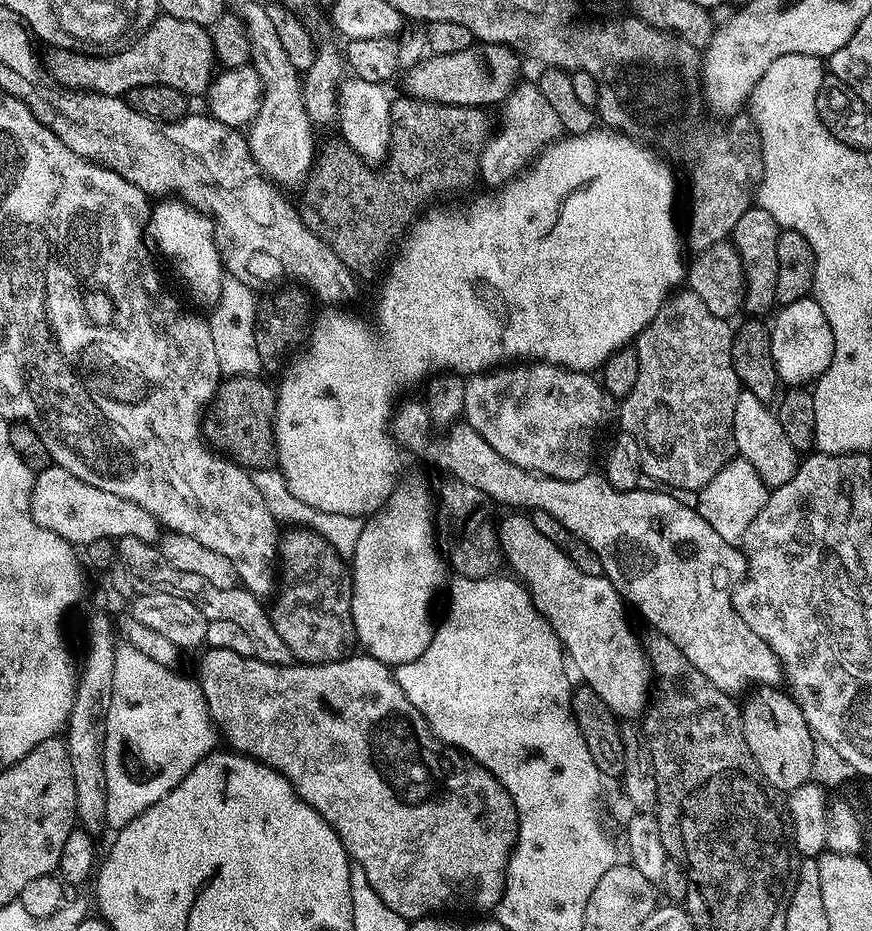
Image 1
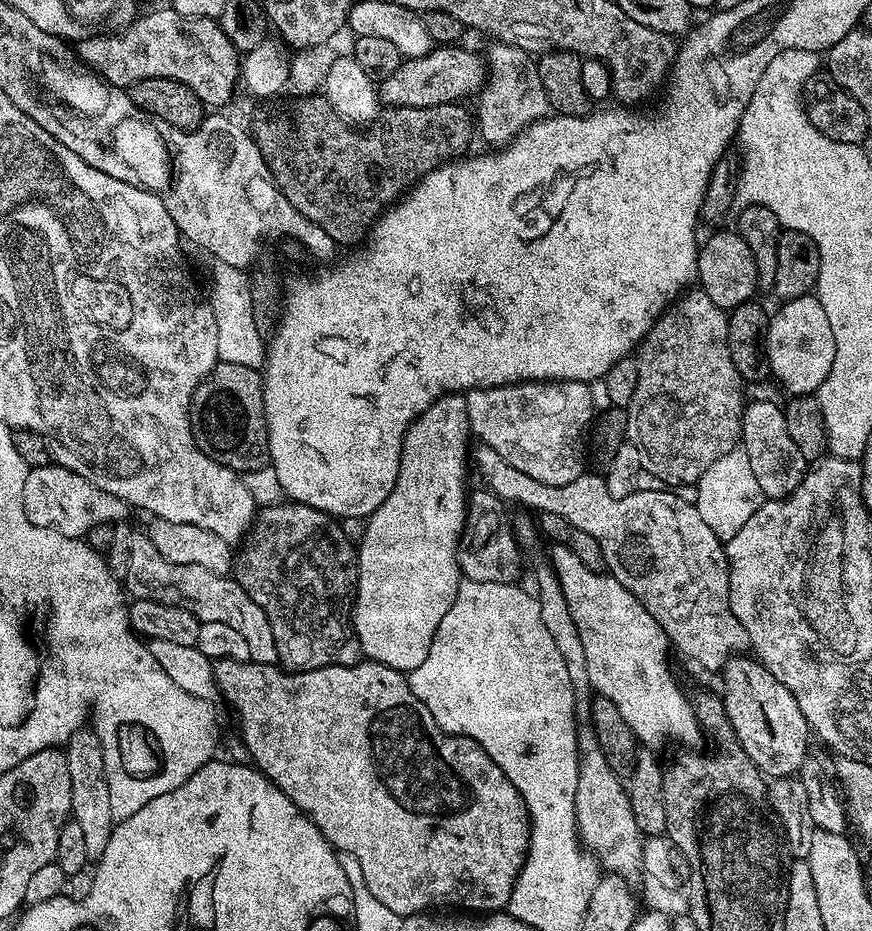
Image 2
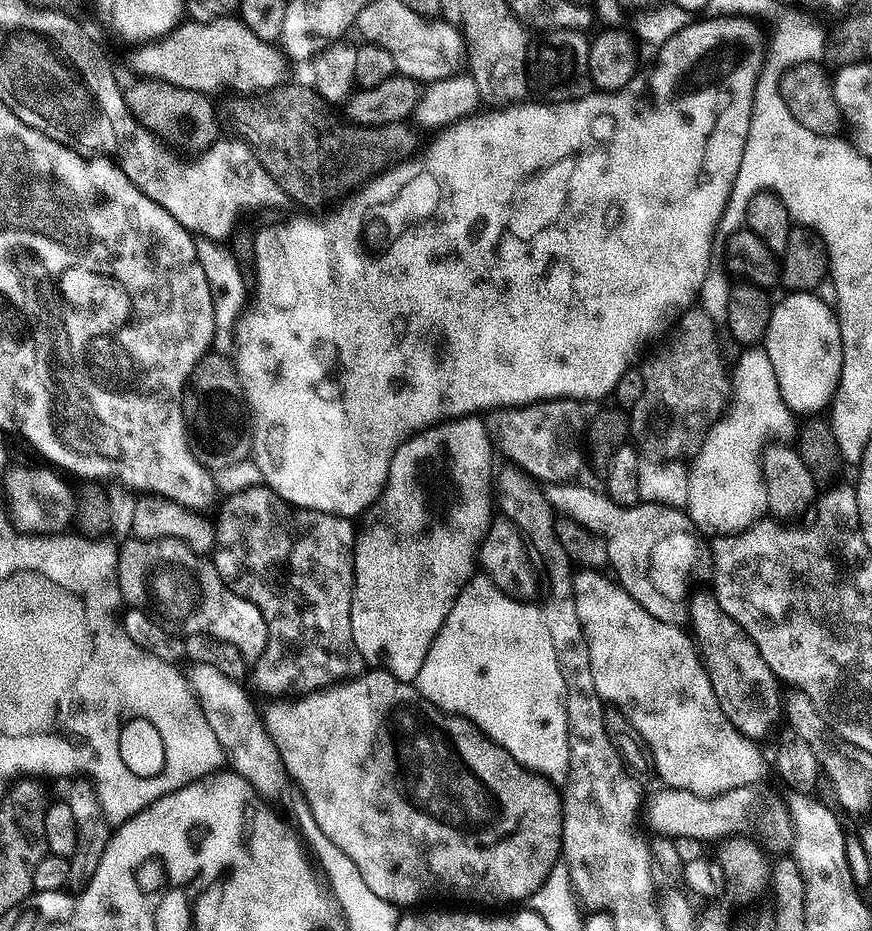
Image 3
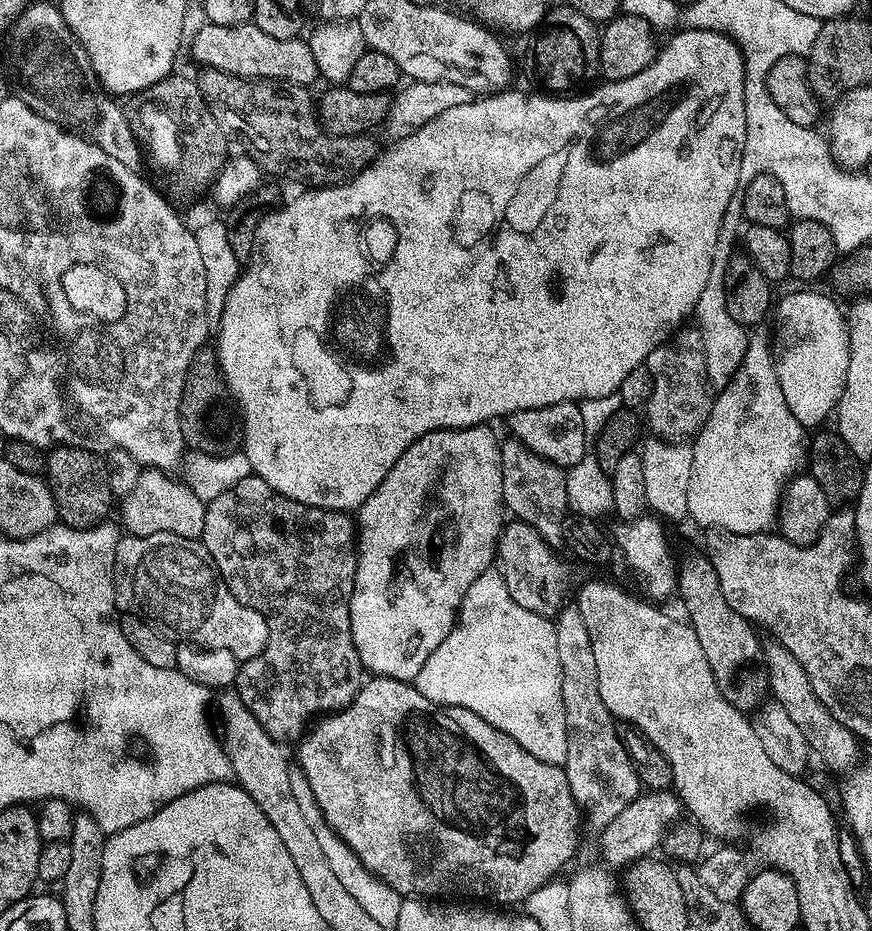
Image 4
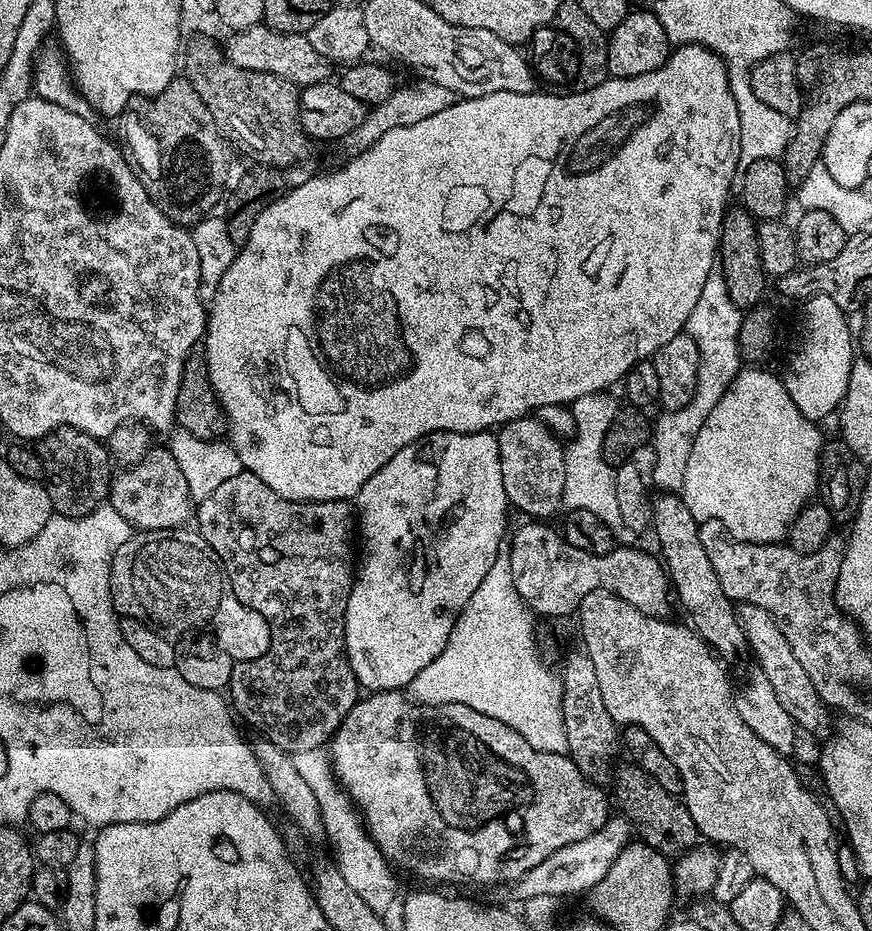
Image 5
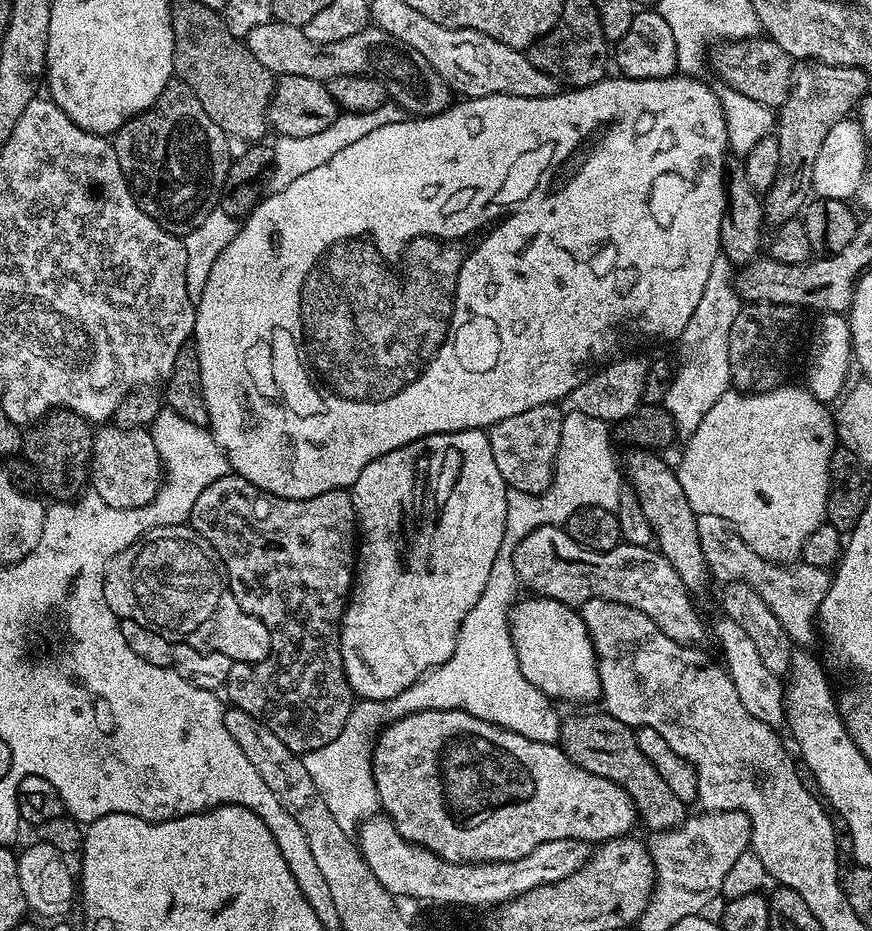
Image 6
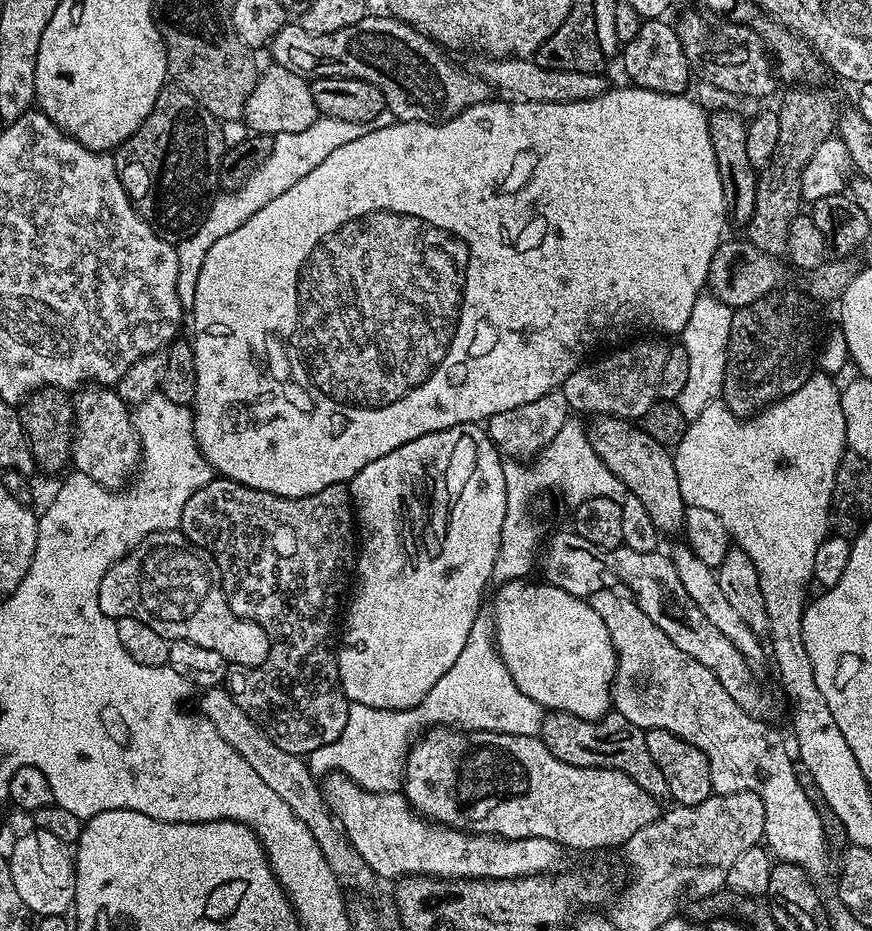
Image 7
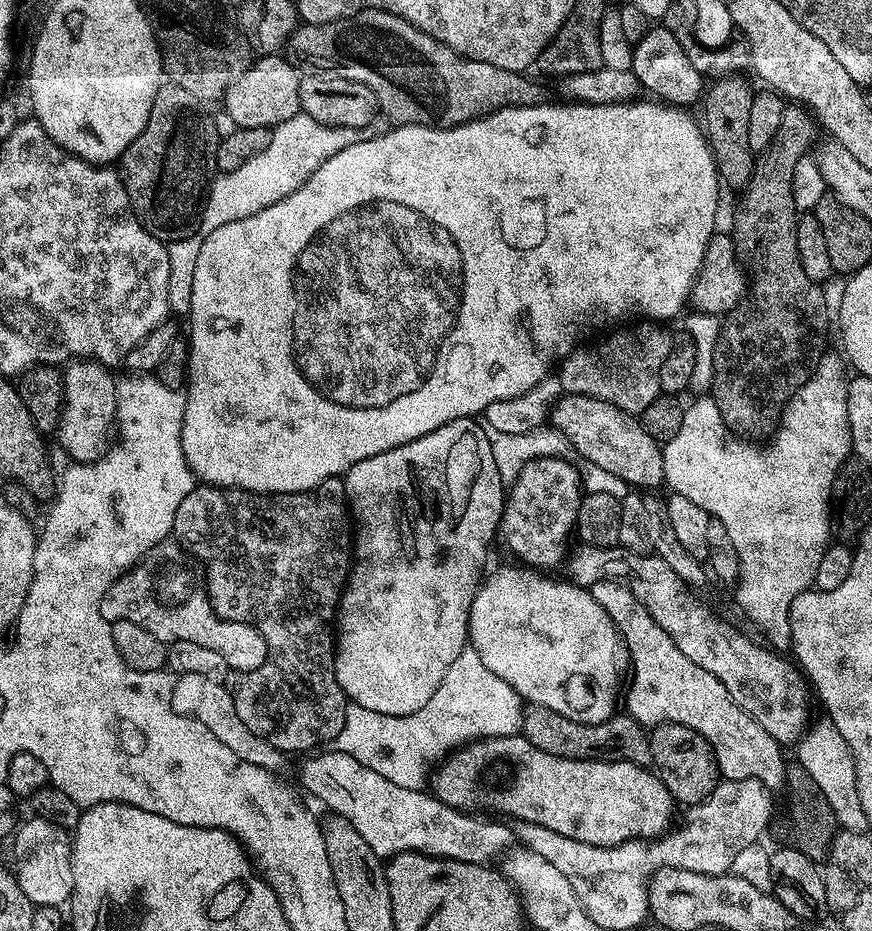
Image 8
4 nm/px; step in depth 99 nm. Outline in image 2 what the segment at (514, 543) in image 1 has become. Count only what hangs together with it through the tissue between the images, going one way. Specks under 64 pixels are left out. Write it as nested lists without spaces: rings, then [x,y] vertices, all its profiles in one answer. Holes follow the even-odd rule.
[[[552,544],[550,550],[552,550],[552,557],[550,557],[552,569],[556,571],[558,582],[566,594],[566,606],[570,606],[570,614],[574,618],[574,626],[578,626],[578,636],[582,638],[582,650],[586,654],[586,670],[590,674],[593,693],[598,696],[610,698],[610,702],[614,702],[614,706],[618,706],[618,714],[622,714],[622,718],[626,718],[626,726],[630,726],[630,730],[635,734],[637,741],[641,745],[653,750],[660,750],[660,747],[667,740],[673,740],[676,744],[692,744],[688,746],[696,746],[696,743],[700,740],[700,736],[702,737],[700,719],[696,717],[696,709],[693,701],[690,699],[690,696],[688,700],[687,694],[680,689],[680,684],[676,681],[676,676],[672,673],[671,666],[668,665],[670,645],[668,635],[664,633],[662,626],[658,626],[658,622],[654,622],[650,610],[646,610],[646,606],[642,606],[642,602],[638,602],[638,598],[634,598],[634,594],[630,594],[630,590],[626,590],[626,586],[622,586],[622,582],[618,582],[613,576],[608,575],[607,571],[595,572],[594,570],[590,570],[590,566],[585,566],[572,551],[566,550],[566,546],[562,546],[561,544]]]

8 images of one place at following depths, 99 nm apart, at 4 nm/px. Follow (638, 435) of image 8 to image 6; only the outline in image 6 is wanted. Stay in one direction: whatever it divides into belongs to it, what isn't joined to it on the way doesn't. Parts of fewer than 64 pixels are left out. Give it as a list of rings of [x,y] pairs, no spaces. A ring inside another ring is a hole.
[[[636,450],[626,466],[626,480],[638,494],[642,502],[642,510],[646,513],[646,522],[650,522],[652,539],[655,547],[678,570],[678,578],[690,590],[704,588],[710,584],[710,573],[706,566],[706,558],[702,554],[702,546],[698,546],[696,526],[697,514],[686,502],[686,494],[682,491],[682,482],[678,482],[676,468],[663,460],[663,455],[652,450]]]

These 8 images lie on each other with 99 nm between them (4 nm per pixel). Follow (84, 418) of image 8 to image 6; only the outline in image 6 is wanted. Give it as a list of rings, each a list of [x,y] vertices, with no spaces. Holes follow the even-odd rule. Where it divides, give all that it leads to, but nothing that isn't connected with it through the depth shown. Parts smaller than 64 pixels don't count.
[[[108,422],[95,429],[92,437],[90,488],[102,498],[102,502],[115,508],[141,508],[156,497],[161,483],[160,452],[154,446],[151,431],[119,428],[116,422]]]

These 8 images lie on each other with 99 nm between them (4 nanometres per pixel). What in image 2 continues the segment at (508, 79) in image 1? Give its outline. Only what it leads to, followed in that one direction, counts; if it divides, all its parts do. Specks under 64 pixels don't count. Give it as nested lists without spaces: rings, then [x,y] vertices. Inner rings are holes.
[[[436,46],[425,56],[401,59],[398,70],[390,78],[379,81],[381,105],[388,108],[402,106],[438,106],[463,101],[463,96],[475,97],[485,85],[486,60],[483,55],[461,46]]]

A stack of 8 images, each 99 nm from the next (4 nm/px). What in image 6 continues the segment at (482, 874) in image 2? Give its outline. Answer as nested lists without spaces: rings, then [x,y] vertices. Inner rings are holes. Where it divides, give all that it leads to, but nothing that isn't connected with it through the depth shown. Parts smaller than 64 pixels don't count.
[[[426,710],[412,712],[401,720],[393,720],[375,737],[374,763],[372,777],[376,779],[376,794],[379,807],[386,813],[389,820],[395,824],[404,840],[411,840],[413,844],[436,853],[442,860],[449,862],[495,862],[497,864],[511,864],[513,860],[521,860],[530,854],[542,842],[555,840],[587,840],[589,845],[596,846],[606,840],[613,840],[619,836],[629,835],[632,827],[637,827],[638,813],[632,805],[632,800],[626,794],[621,784],[610,782],[598,774],[590,774],[590,770],[582,770],[570,757],[566,755],[559,743],[547,744],[534,742],[508,728],[500,728],[485,720],[471,716],[469,712],[460,710]]]

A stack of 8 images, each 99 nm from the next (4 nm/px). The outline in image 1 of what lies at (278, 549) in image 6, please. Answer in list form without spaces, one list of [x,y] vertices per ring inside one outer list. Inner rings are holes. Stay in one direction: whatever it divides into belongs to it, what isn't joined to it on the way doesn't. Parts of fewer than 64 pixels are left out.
[[[311,530],[285,531],[280,552],[288,585],[276,610],[271,611],[272,625],[299,663],[329,664],[343,660],[358,644],[352,617],[352,573],[349,565]]]

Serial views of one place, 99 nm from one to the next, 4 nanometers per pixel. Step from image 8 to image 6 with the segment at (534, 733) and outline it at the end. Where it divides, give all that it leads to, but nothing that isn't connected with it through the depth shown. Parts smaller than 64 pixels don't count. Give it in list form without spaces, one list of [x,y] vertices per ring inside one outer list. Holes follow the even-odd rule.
[[[599,710],[593,716],[567,716],[560,722],[559,745],[582,770],[598,774],[615,784],[621,784],[636,807],[638,820],[652,832],[665,832],[677,828],[686,819],[686,805],[670,791],[666,781],[658,775],[658,770],[650,766],[650,761],[642,750],[638,750],[636,734],[631,724],[623,724],[618,718]]]

